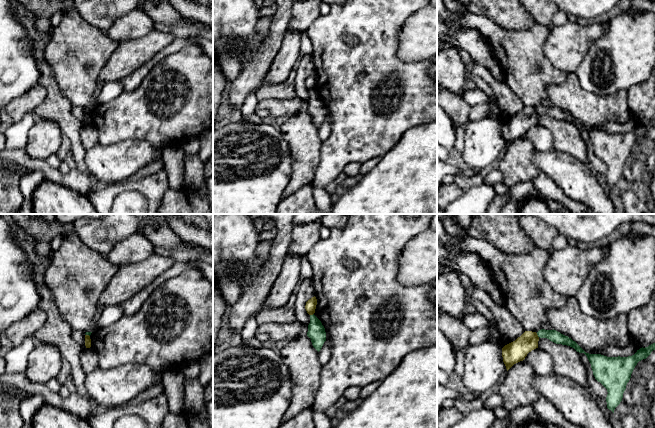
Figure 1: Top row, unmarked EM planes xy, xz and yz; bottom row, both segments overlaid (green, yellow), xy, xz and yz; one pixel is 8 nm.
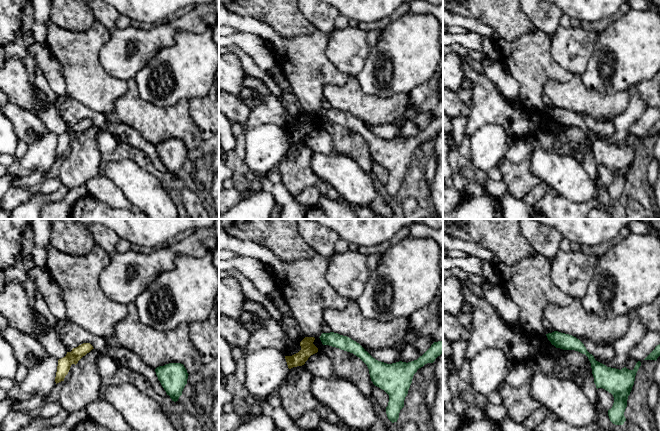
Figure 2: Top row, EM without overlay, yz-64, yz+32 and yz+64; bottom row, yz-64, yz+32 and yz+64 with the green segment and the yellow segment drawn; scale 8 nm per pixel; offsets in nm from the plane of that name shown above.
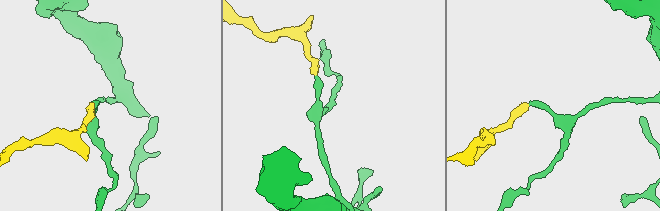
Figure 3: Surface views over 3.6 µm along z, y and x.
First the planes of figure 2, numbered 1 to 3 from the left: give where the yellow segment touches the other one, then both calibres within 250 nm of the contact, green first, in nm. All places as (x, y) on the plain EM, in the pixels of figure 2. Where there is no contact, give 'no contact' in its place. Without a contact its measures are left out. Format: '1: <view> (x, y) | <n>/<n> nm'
1: no contact
2: no contact
3: no contact

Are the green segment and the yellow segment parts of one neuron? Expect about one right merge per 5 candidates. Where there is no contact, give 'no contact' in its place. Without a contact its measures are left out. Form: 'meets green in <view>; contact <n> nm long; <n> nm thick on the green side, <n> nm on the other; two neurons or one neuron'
meets green in yz; contact 40 nm long; 90 nm thick on the green side, 170 nm on the other; two neurons

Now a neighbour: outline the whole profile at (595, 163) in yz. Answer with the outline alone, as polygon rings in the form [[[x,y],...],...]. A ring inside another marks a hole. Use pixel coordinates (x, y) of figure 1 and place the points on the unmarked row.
[[[579,129],[580,136],[582,139],[585,141],[587,145],[587,157],[589,161],[589,166],[595,171],[597,174],[602,174],[605,175],[607,173],[607,165],[600,159],[598,158],[594,151],[593,147],[591,144],[591,140],[587,134],[587,132],[584,129]]]

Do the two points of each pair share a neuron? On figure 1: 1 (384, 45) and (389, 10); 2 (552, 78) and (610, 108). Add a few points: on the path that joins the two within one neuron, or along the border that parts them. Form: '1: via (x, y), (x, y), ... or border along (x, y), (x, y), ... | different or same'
1: via (384, 36), (385, 19) | same
2: border along (567, 74), (563, 82), (546, 87), (549, 99) | different

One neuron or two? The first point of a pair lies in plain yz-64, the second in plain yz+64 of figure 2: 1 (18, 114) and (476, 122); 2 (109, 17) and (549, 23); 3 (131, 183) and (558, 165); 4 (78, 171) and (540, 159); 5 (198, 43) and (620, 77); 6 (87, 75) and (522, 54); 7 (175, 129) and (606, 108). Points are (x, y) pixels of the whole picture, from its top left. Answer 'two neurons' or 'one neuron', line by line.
1: two neurons
2: one neuron
3: one neuron
4: two neurons
5: one neuron
6: one neuron
7: one neuron

